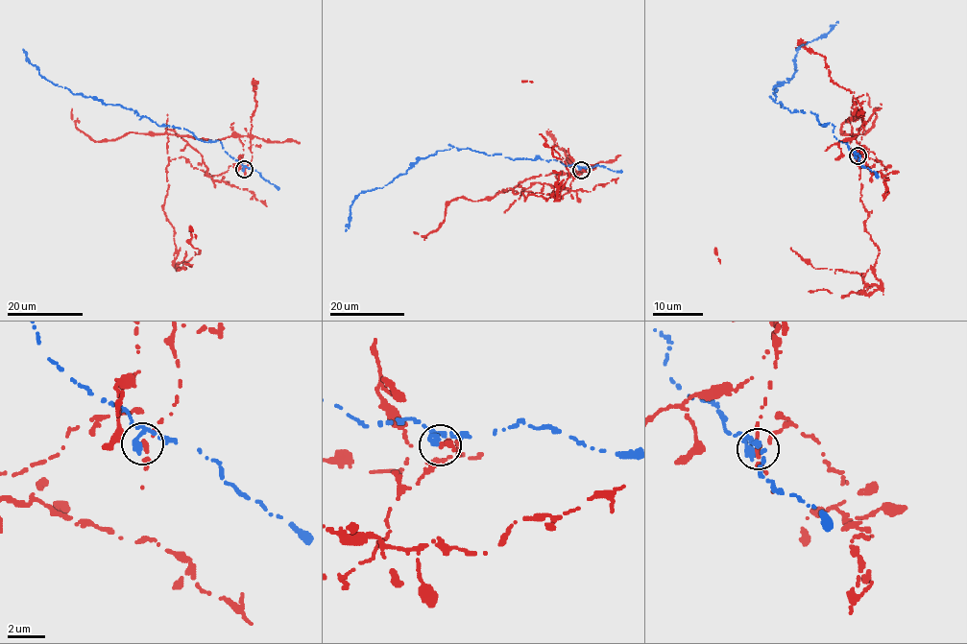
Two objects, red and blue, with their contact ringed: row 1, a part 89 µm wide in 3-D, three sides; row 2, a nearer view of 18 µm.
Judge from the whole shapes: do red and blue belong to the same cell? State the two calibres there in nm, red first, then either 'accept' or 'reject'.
280/400 nm | reject

